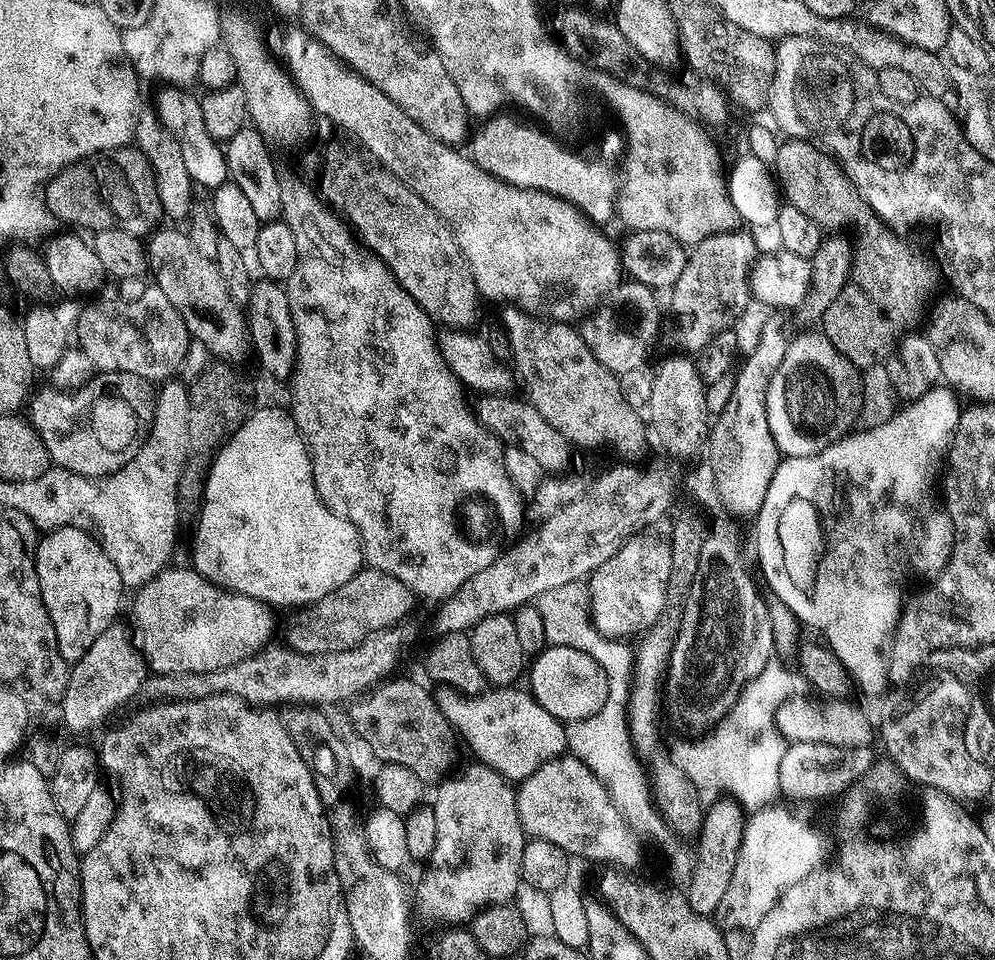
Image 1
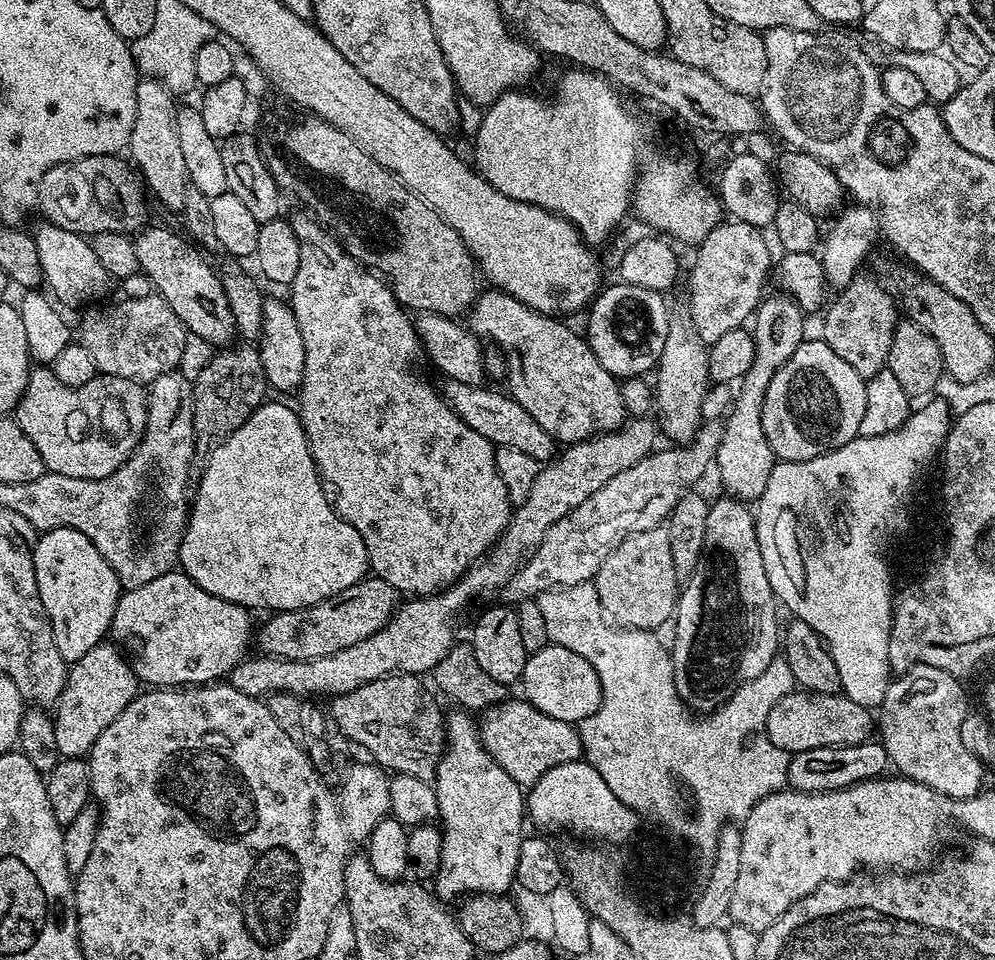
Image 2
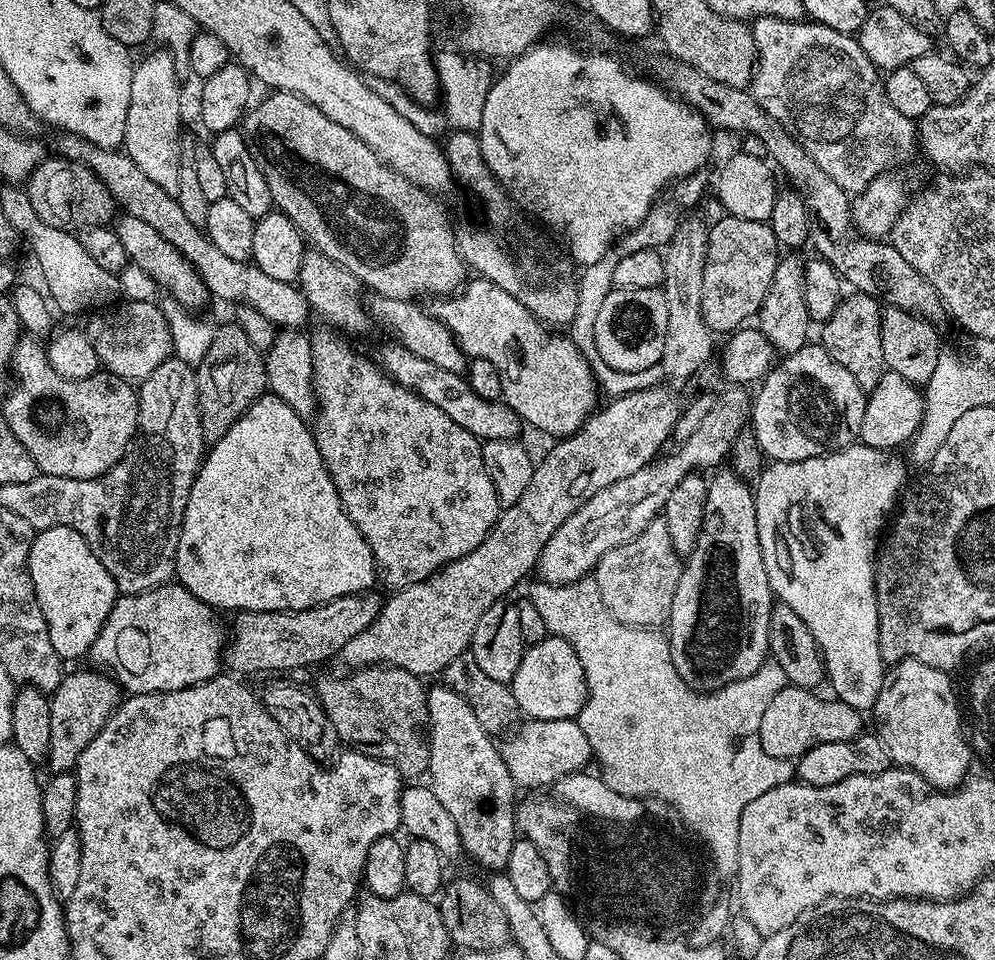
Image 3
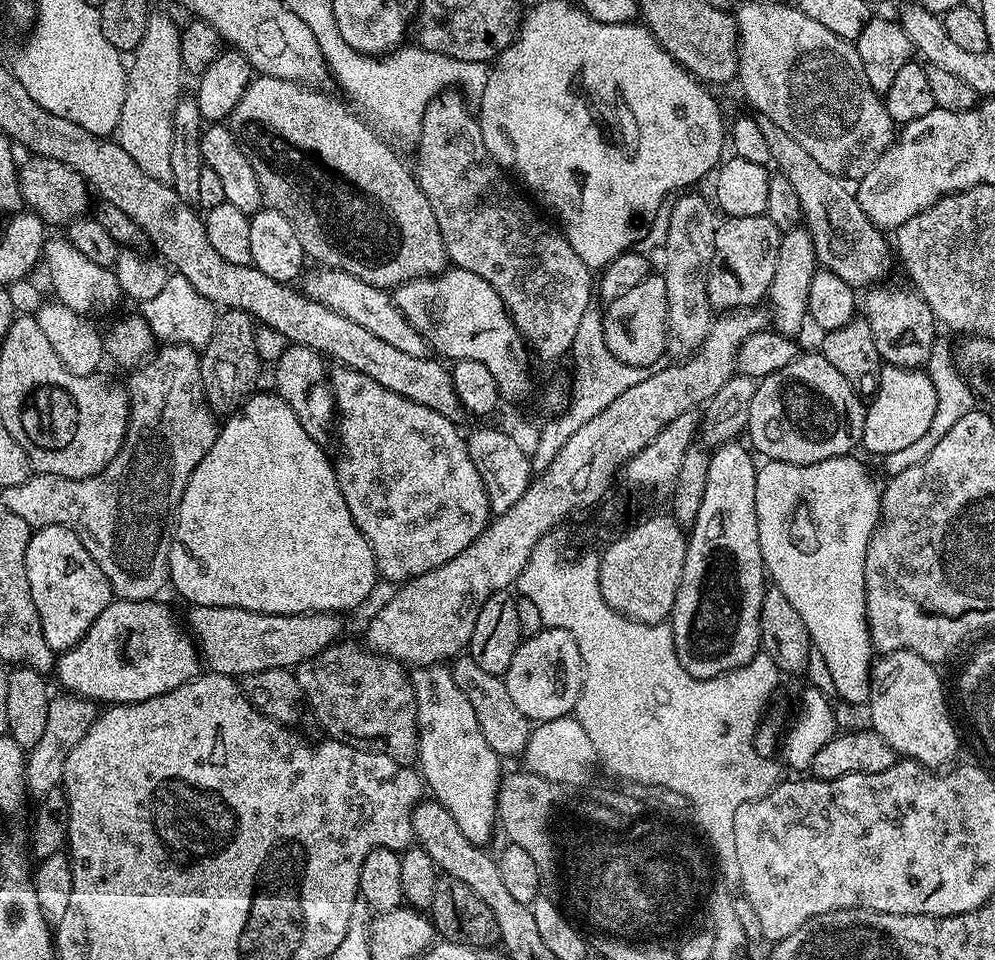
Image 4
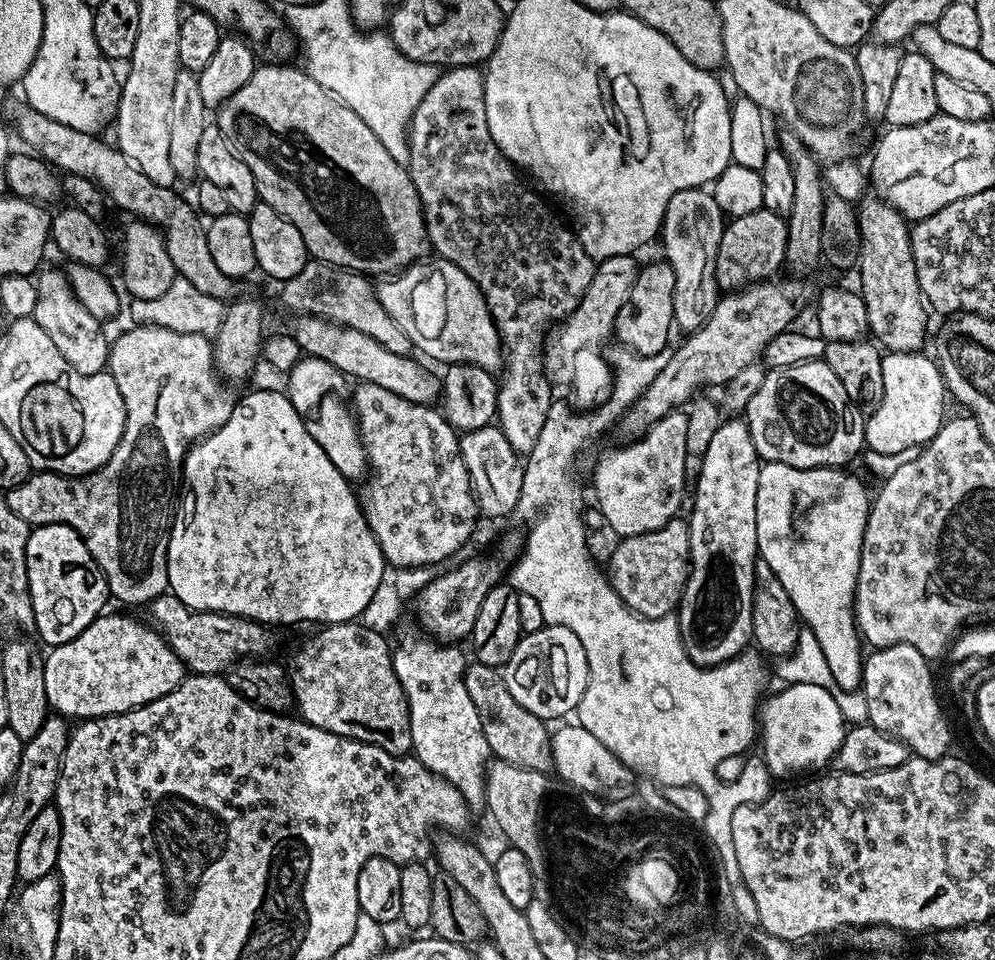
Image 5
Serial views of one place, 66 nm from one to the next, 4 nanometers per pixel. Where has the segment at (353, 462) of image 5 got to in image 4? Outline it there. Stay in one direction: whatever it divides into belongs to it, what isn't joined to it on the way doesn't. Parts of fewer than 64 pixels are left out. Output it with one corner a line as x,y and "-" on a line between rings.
289,344
288,349
278,358
274,365
276,371
275,395
281,396
294,410
294,418
302,422
302,430
314,438
314,442
327,445
328,431
333,431
336,423
336,399
332,393
332,381
330,379
330,368
325,357
321,356
312,348
304,344

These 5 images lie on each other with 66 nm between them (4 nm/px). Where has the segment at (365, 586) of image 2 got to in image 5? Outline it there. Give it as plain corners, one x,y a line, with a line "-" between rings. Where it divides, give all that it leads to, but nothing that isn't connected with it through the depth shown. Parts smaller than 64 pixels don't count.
171,594
159,596
150,605
151,623
164,641
178,654
178,658
189,673
198,676
219,676
238,660
264,658
276,644
276,636
271,627
259,624
257,620
247,620
241,616
231,616
221,612
199,612
187,608
178,597

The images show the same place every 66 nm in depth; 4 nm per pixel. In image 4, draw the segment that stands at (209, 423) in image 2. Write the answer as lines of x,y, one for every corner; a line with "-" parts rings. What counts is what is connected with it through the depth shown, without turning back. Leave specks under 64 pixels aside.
230,308
219,313
210,342
199,353
204,397
208,399
213,413
231,414
257,391
262,361
254,346
256,330
252,316
242,310

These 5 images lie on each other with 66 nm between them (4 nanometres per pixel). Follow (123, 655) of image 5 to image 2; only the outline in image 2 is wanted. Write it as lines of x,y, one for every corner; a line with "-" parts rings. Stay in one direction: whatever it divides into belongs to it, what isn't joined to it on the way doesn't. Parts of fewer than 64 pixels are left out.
173,570
154,578
154,582
146,582
146,586
127,589
114,610
110,632
117,636
139,679
148,683
145,685
203,686
227,677
249,655
248,643
254,640
252,616
243,605
202,590
183,570

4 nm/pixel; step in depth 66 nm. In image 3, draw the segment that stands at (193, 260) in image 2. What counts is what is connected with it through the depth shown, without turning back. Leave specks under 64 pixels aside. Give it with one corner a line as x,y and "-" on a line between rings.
120,214
115,217
114,227
122,246
126,249
129,261
137,264
146,274
154,278
156,284
167,288
168,294
180,304
192,310
198,310
204,305
206,298
209,299
208,287
201,280
193,266
190,265
182,253
162,238
162,234
153,230
147,222
141,222
139,218
127,214

